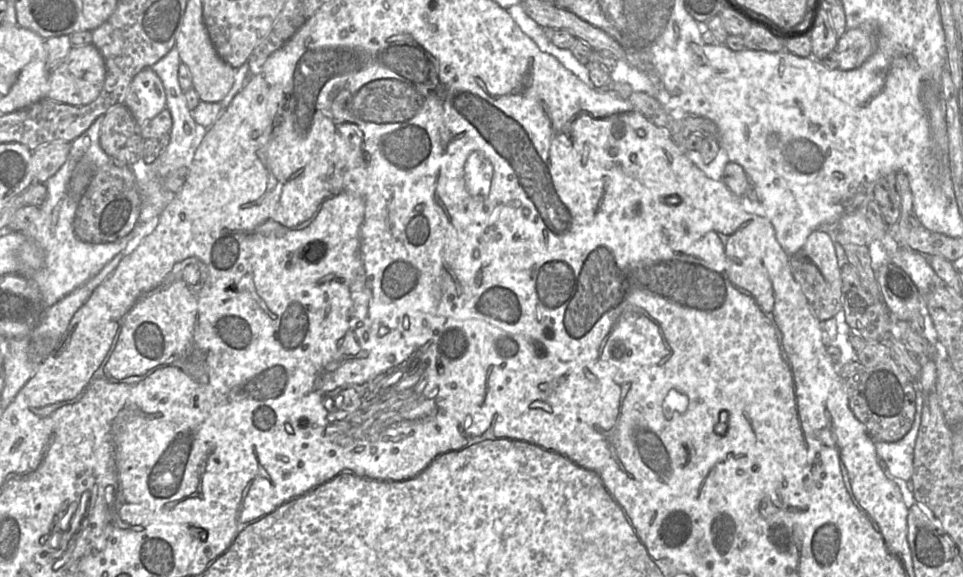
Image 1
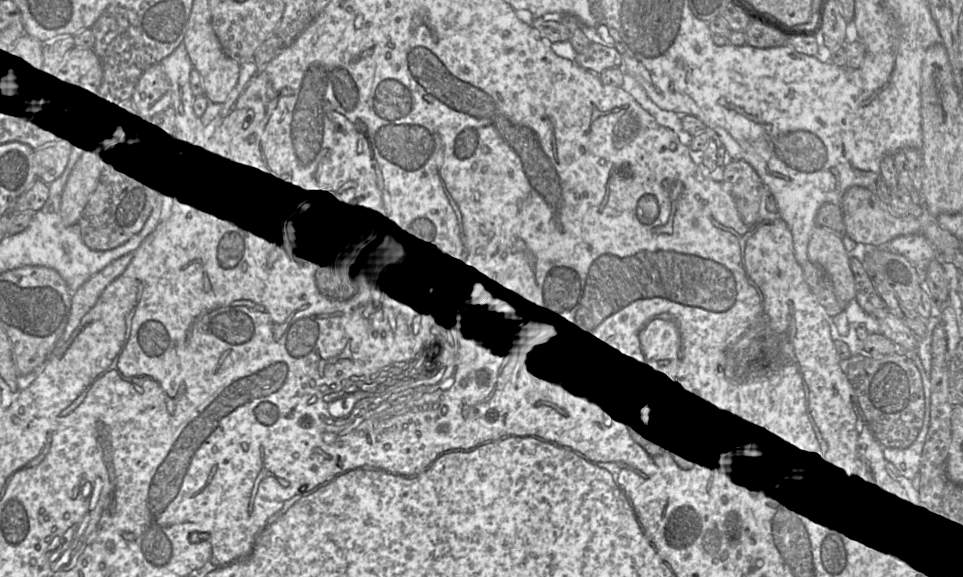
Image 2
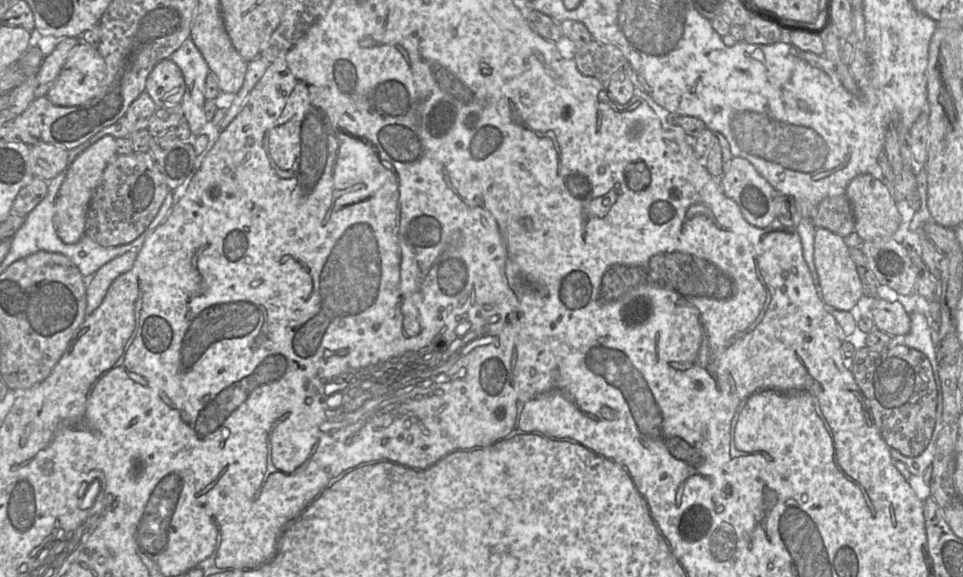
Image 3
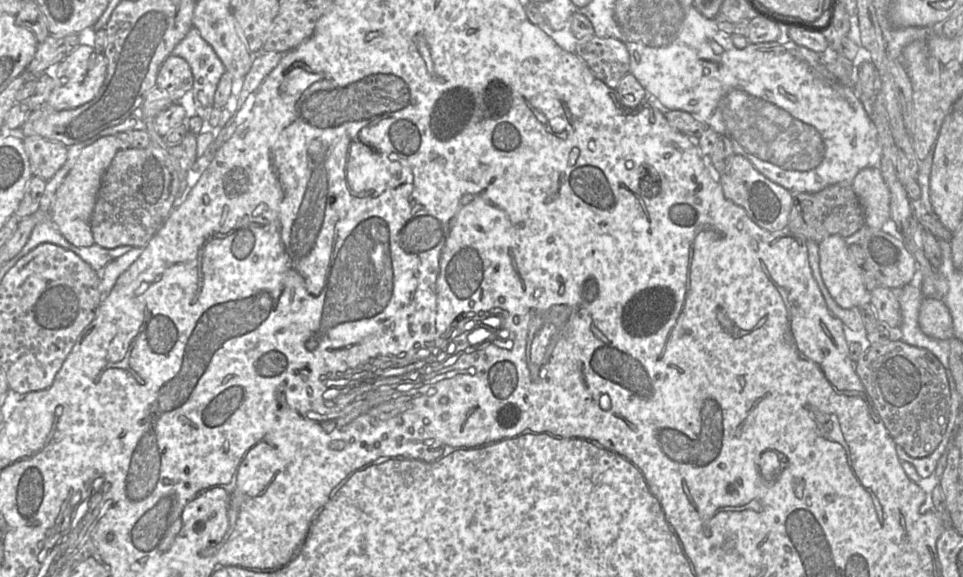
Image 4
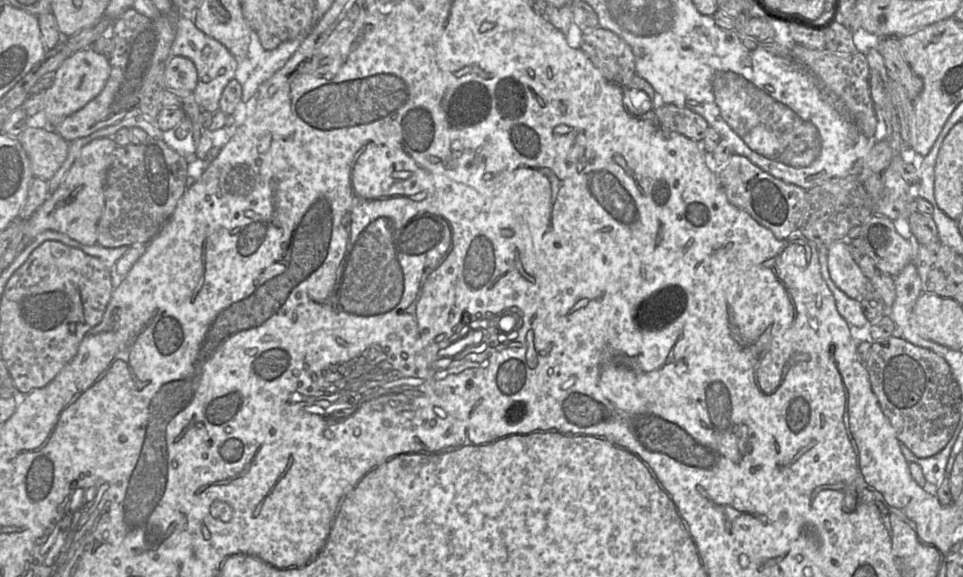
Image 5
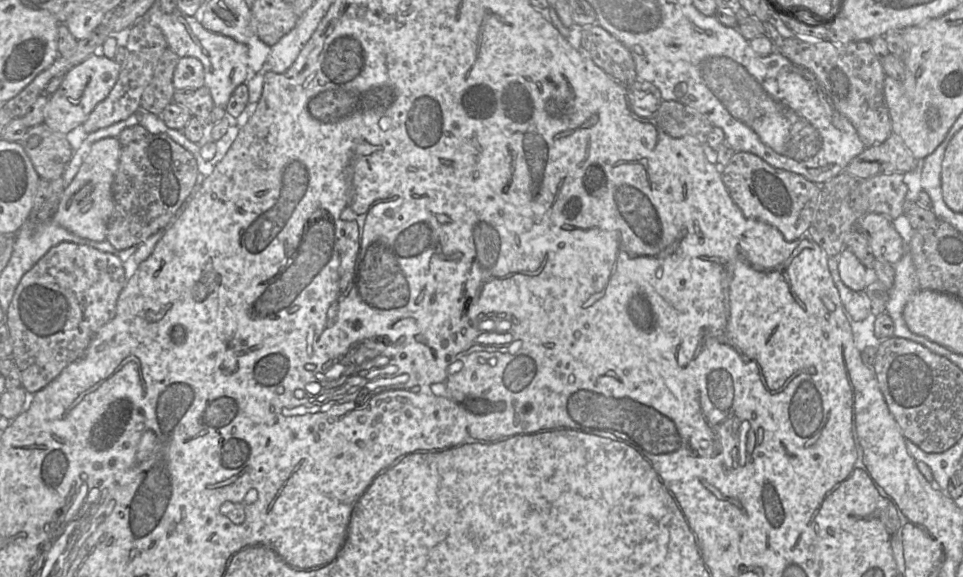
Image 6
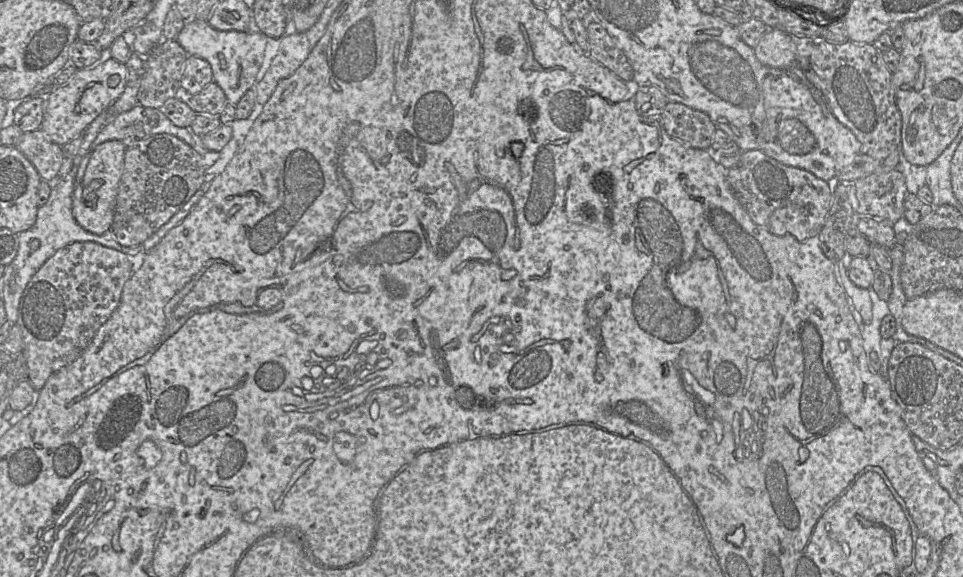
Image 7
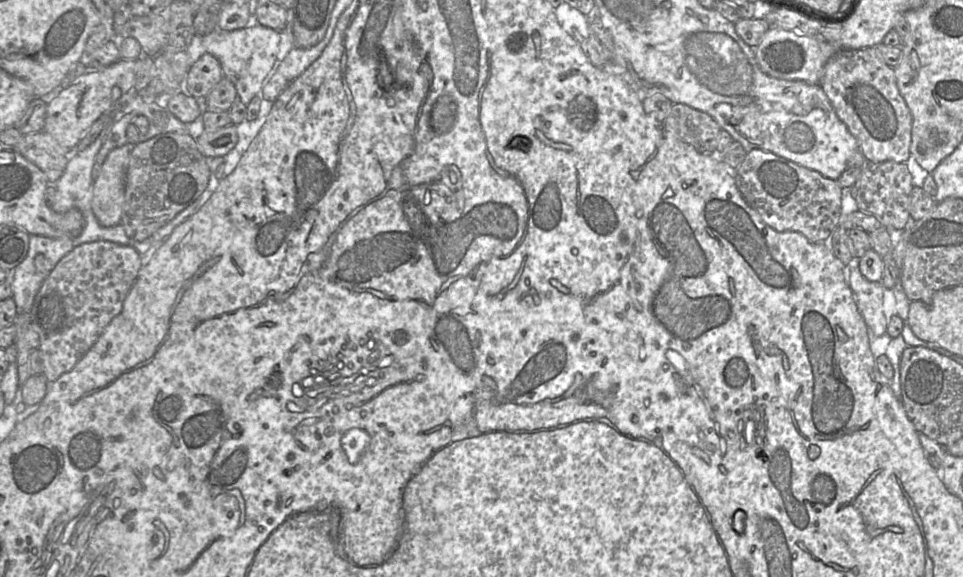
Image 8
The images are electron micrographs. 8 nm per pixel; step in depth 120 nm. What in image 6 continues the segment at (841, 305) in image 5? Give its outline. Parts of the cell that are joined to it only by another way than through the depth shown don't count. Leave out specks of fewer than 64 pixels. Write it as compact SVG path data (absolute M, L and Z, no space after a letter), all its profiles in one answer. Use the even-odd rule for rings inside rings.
M839 255L828 258L828 266L838 289L844 310L852 321L863 321L871 313L870 302L865 292L856 292L848 288L841 280L838 271Z

